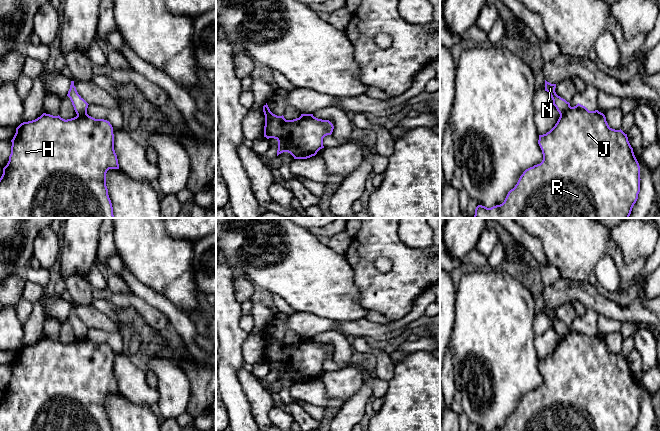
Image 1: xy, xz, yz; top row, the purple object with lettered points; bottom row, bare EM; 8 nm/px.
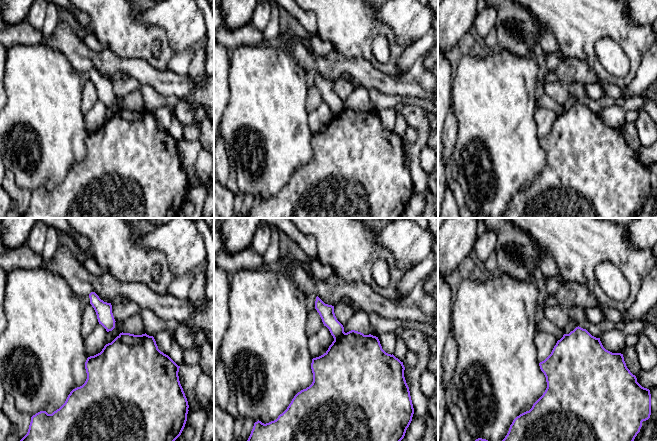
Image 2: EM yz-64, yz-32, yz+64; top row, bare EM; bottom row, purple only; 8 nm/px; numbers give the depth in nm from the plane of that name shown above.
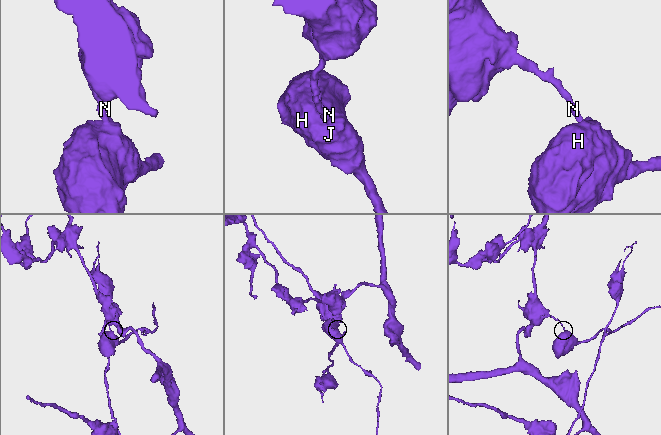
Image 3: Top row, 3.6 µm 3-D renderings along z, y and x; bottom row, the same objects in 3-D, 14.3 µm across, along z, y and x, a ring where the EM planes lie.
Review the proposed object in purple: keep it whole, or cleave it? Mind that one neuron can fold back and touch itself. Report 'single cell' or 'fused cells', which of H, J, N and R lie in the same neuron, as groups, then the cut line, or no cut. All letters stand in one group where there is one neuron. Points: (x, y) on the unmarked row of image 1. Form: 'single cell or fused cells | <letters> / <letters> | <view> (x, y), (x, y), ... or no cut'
fused cells | H J R / N | yz (570, 330), (560, 339)

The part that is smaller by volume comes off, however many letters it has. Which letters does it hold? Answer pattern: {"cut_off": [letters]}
{"cut_off": ["H", "J", "R"]}

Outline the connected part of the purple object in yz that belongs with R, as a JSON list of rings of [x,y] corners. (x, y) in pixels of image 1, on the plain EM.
[[[578,327],[576,330],[570,331],[563,339],[560,339],[557,347],[549,356],[539,359],[538,368],[543,378],[542,386],[526,393],[515,411],[508,416],[504,426],[493,431],[633,431],[636,427],[641,404],[639,387],[628,365],[627,358],[621,353],[610,352],[603,337],[598,334],[589,335],[585,330]]]

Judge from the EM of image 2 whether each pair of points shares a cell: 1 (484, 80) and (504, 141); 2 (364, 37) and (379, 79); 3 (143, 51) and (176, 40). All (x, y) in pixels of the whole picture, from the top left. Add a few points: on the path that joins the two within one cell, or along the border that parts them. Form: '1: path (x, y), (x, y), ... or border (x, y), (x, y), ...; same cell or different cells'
1: path (494, 95), (496, 126); same cell
2: border (353, 58), (364, 58), (382, 72), (397, 75); different cells
3: border (153, 25), (165, 30), (167, 41), (175, 53); different cells

